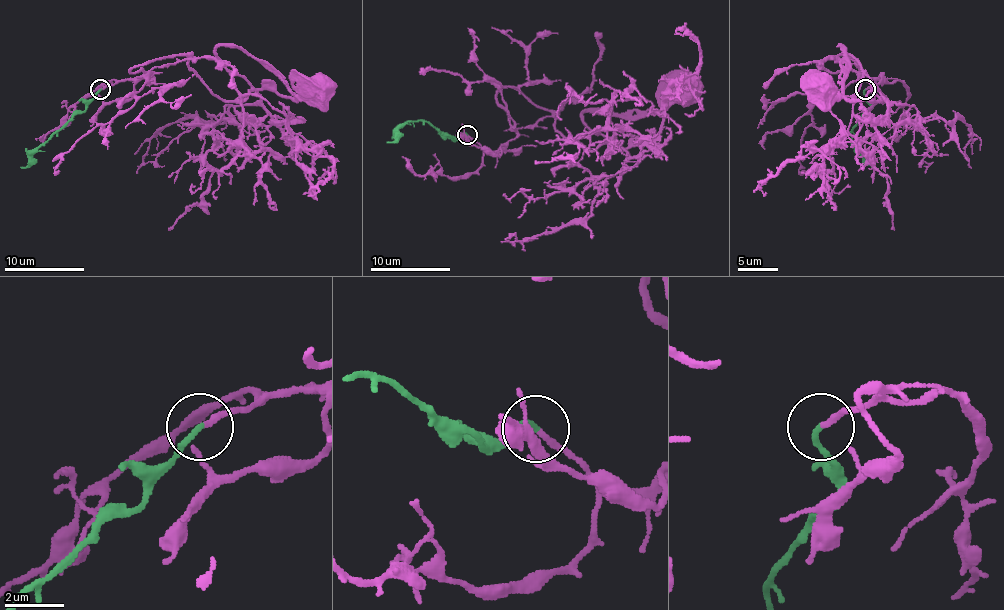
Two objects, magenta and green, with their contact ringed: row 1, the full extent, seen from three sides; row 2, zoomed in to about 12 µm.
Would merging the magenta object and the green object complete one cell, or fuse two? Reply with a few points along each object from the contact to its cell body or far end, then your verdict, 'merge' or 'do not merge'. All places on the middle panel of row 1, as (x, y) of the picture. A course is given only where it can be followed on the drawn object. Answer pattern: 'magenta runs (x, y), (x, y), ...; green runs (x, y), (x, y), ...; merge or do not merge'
magenta runs (468, 134), (500, 150), (552, 116), (590, 150), (612, 136), (630, 148), (686, 92); green runs (466, 134), (450, 138), (442, 136), (426, 122), (408, 120), (398, 130), (398, 136), (386, 142); merge

